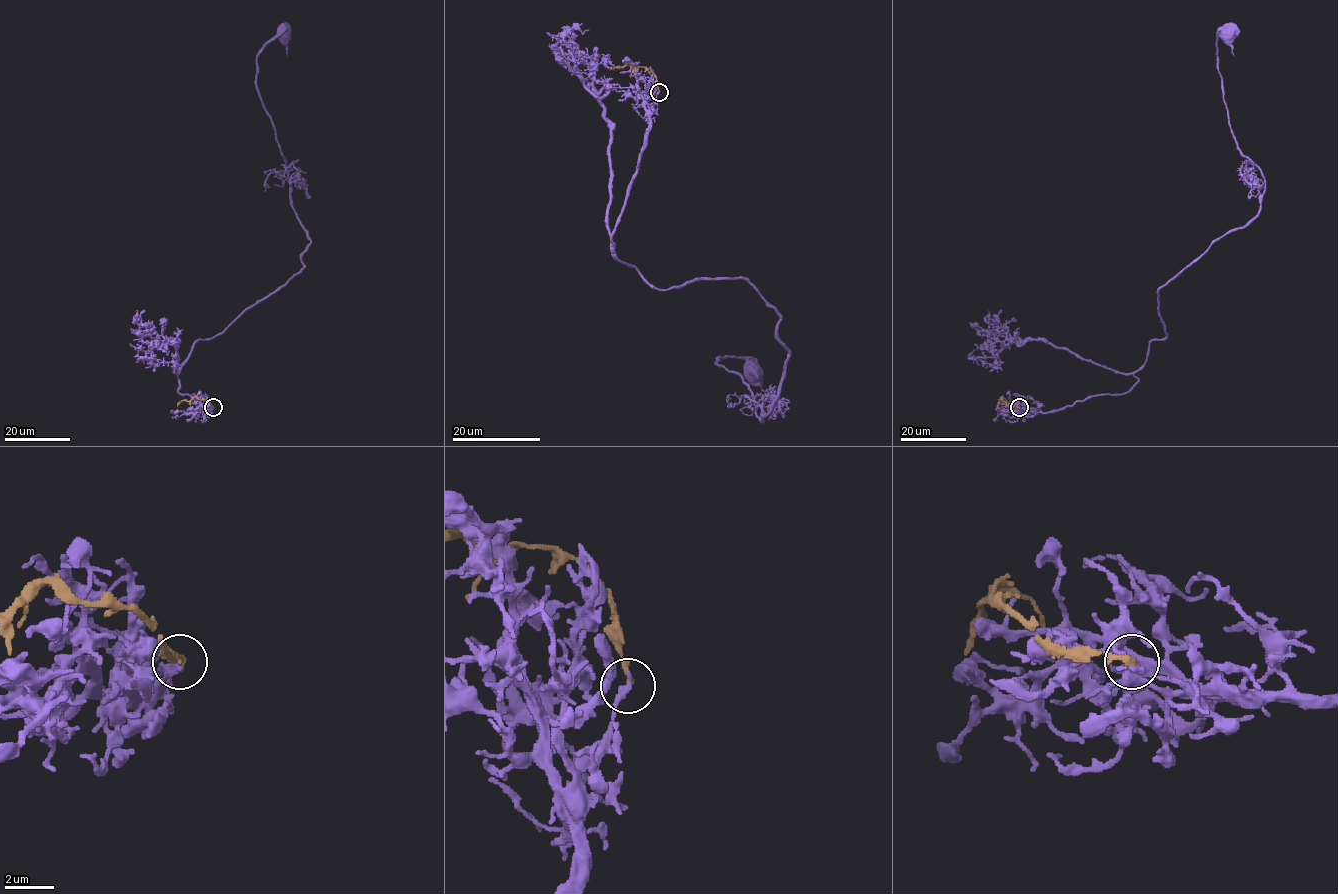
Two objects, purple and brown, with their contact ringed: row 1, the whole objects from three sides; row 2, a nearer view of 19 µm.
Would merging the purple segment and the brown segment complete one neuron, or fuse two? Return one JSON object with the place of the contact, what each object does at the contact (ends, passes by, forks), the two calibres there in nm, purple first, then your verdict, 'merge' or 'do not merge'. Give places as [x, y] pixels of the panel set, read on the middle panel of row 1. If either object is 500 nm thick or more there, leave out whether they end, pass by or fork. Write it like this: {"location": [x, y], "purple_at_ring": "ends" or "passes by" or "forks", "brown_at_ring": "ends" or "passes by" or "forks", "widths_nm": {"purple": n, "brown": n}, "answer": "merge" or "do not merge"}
{"location": [659, 92], "purple_at_ring": "ends", "brown_at_ring": "ends", "widths_nm": {"purple": 300, "brown": 280}, "answer": "do not merge"}

